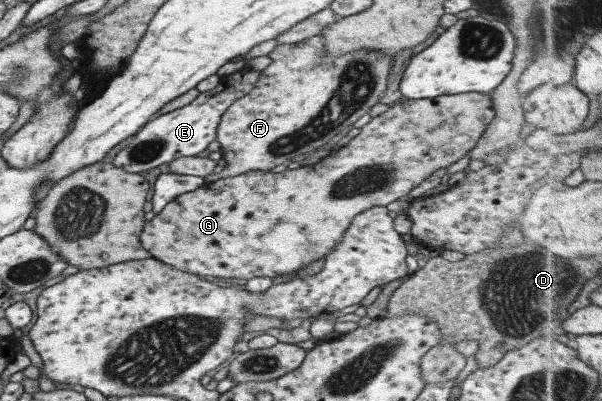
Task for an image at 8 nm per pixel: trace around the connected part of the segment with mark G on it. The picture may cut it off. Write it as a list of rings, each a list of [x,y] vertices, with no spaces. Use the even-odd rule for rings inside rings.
[[[457,93],[456,95],[443,95],[425,100],[406,100],[401,103],[391,104],[384,112],[377,116],[365,118],[359,123],[359,133],[344,146],[331,151],[318,162],[309,166],[301,166],[297,169],[286,169],[279,173],[271,173],[269,170],[253,170],[245,173],[235,174],[235,176],[227,176],[217,181],[204,183],[201,187],[193,191],[182,193],[165,204],[165,207],[156,213],[151,220],[143,224],[140,233],[141,247],[148,251],[151,258],[160,260],[170,265],[176,270],[190,273],[196,276],[211,275],[211,277],[223,277],[223,279],[253,279],[253,277],[277,277],[277,275],[293,275],[295,271],[303,269],[305,264],[311,261],[322,259],[333,251],[333,247],[341,241],[343,233],[353,217],[358,213],[372,208],[373,206],[385,206],[391,201],[407,195],[413,187],[419,185],[423,179],[429,177],[433,171],[447,167],[451,163],[455,163],[457,159],[469,152],[473,148],[479,136],[483,134],[483,130],[489,125],[491,118],[495,115],[493,106],[490,101],[490,94],[487,93]]]

